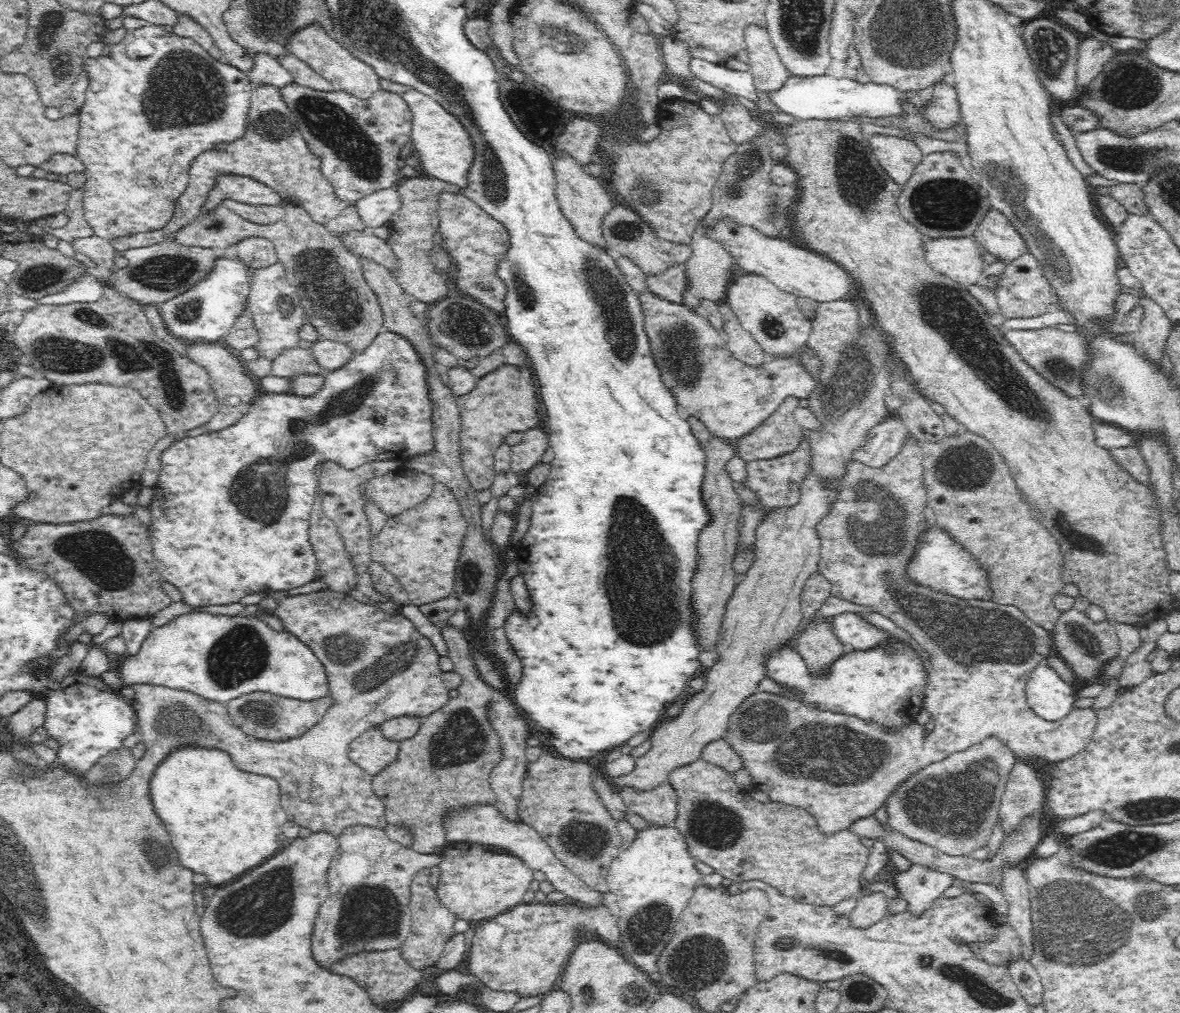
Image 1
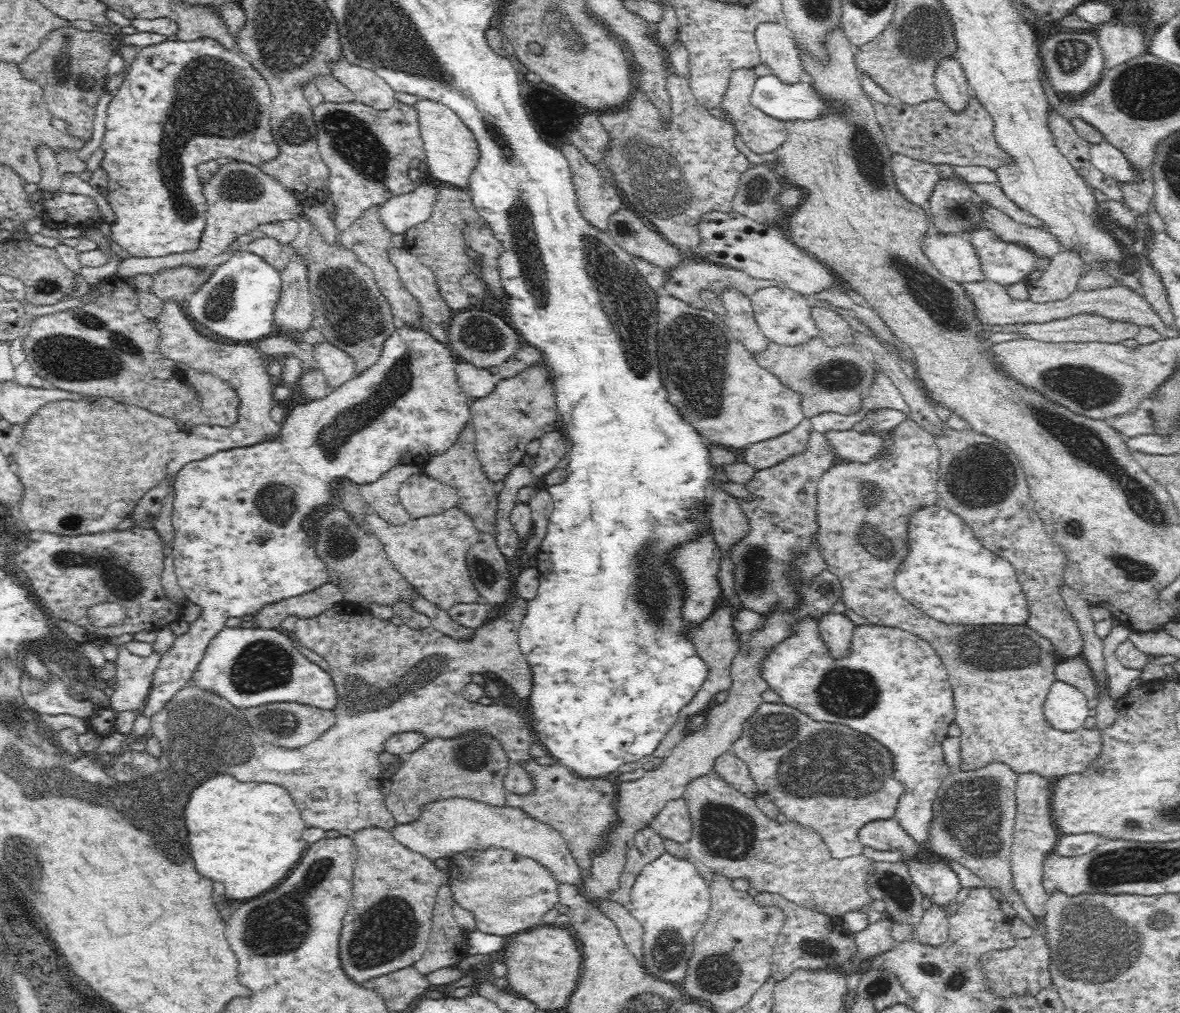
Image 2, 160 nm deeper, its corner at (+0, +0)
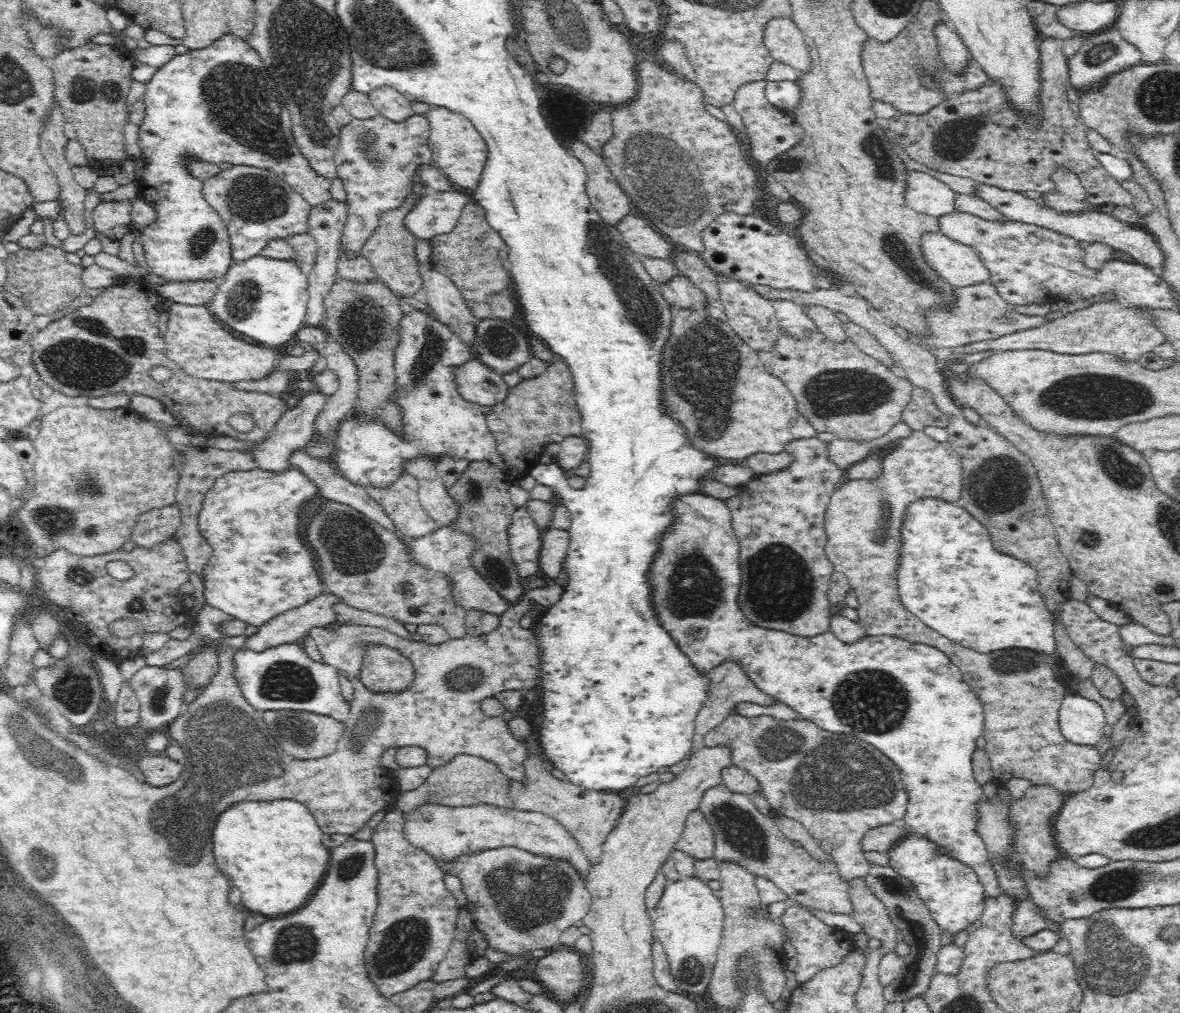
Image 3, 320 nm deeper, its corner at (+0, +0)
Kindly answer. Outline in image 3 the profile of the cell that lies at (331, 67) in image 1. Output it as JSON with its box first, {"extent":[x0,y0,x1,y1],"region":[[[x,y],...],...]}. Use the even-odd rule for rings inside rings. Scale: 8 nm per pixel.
{"extent":[365,85,415,121],"region":[[[388,85],[372,87],[365,95],[378,114],[393,121],[400,121],[415,113],[410,106],[411,101],[401,92]]]}

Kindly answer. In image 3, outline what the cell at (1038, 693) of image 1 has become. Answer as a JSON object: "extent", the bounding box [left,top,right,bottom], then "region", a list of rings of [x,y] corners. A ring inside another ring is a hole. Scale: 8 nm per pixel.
{"extent":[1058,690,1109,746],"region":[[[1068,690],[1059,703],[1058,726],[1070,742],[1096,746],[1109,732],[1104,711],[1092,699]]]}

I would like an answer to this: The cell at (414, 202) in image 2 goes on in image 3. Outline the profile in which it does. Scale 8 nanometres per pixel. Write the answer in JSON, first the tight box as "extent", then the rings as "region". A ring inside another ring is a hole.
{"extent":[404,190,470,240],"region":[[[427,190],[420,200],[404,213],[404,229],[417,239],[429,240],[436,234],[448,234],[460,221],[462,208],[470,199],[458,191],[435,192]]]}

